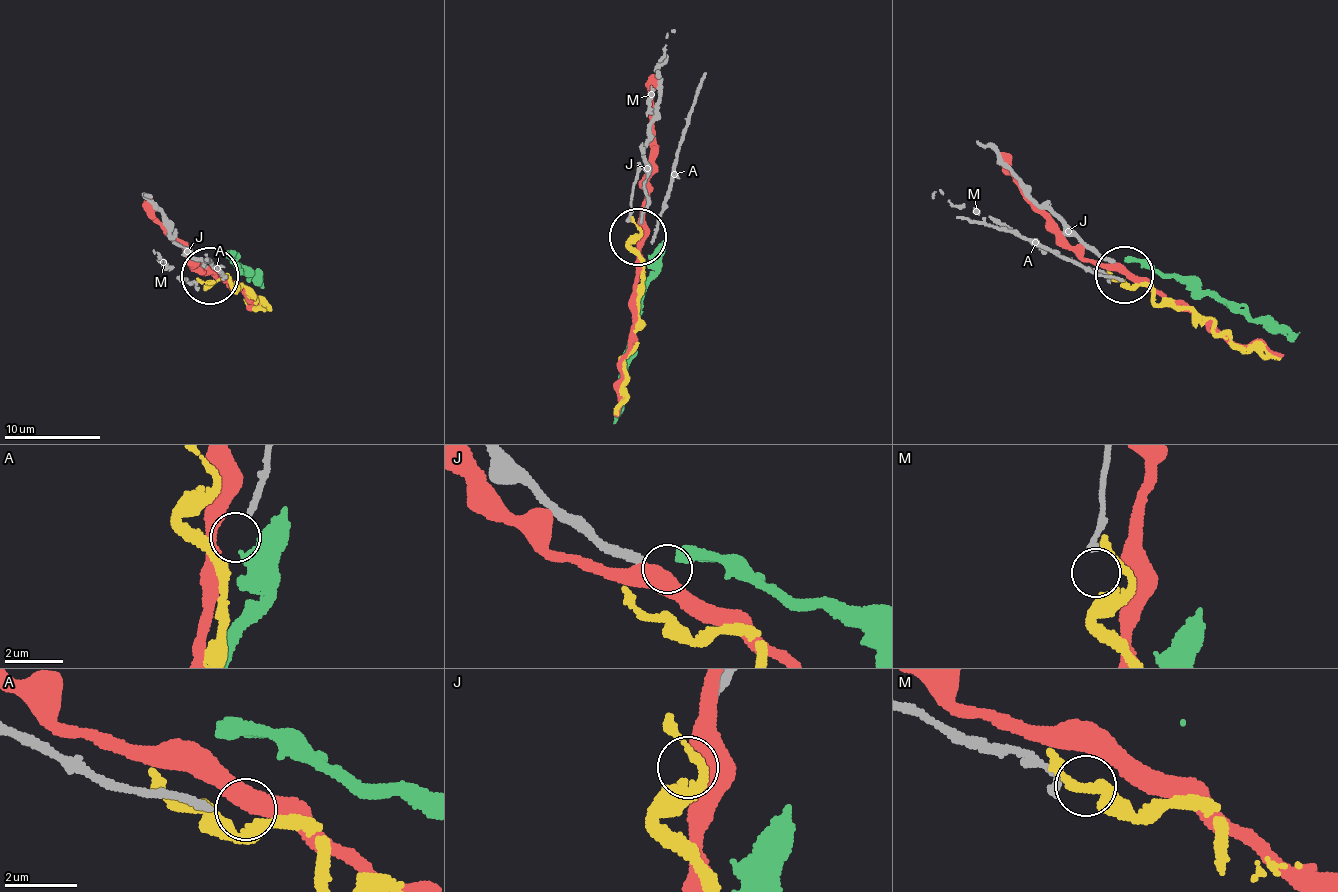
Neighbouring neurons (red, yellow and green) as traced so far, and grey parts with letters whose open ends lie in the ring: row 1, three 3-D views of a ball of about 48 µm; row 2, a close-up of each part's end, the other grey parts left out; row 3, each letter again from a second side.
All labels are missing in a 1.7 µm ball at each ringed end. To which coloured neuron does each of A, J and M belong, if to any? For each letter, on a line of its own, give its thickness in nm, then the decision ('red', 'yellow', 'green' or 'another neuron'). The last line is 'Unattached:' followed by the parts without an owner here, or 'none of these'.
A: 200 nm | another neuron
J: 320 nm | another neuron
M: 240 nm | another neuron
Unattached: A, J, M

